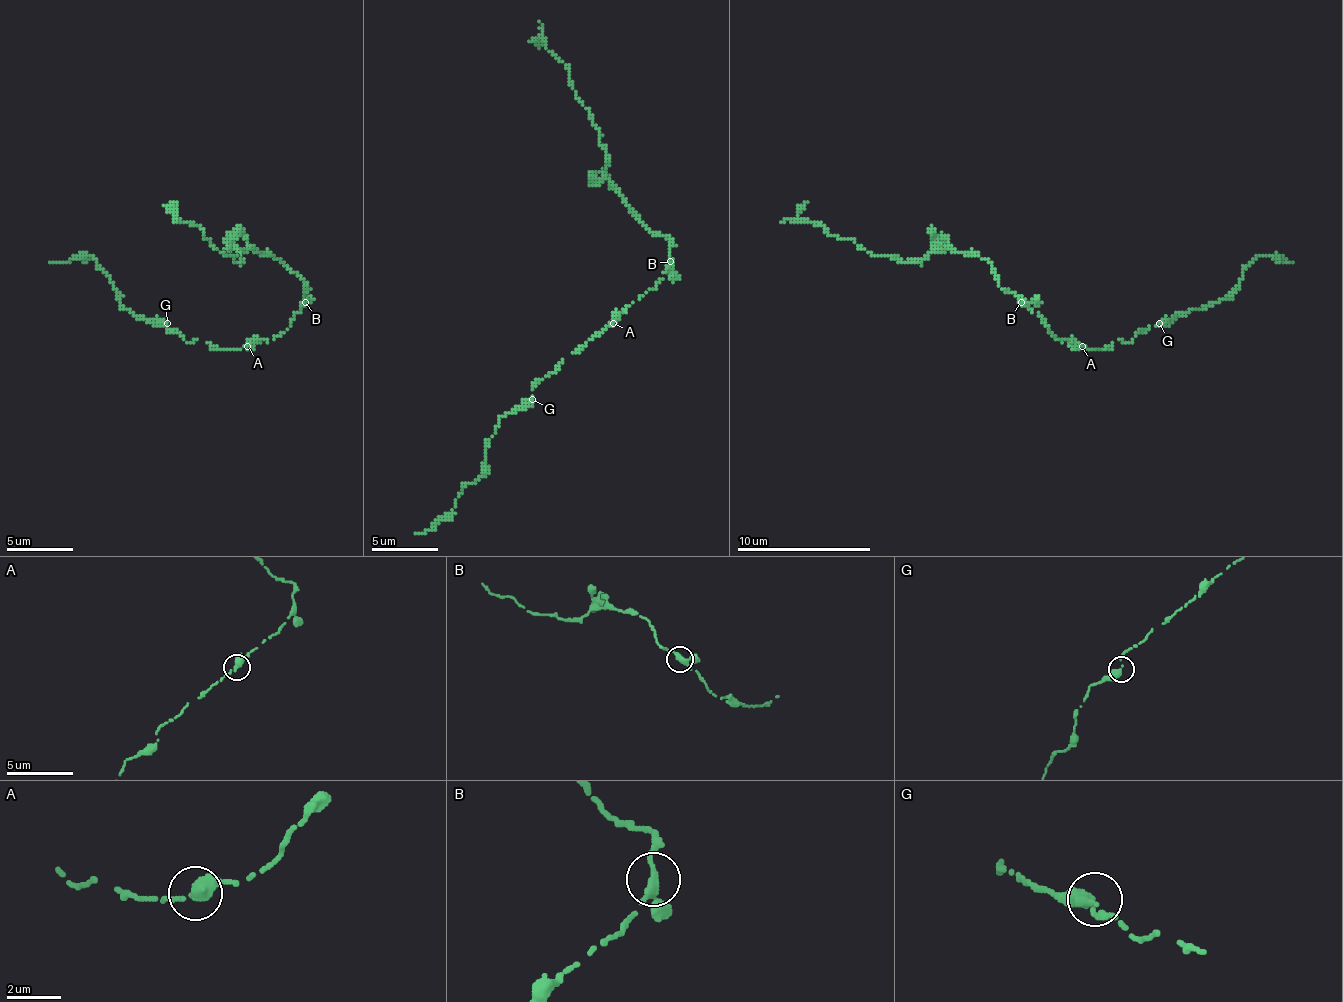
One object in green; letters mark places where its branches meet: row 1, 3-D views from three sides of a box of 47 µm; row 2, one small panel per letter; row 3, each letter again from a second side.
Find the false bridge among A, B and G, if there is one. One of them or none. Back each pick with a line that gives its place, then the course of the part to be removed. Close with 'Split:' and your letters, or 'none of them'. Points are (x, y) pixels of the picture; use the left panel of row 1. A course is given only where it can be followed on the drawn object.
B: (305, 302) | (304, 302), (304, 286), (281, 259), (244, 249), (240, 262), (224, 256), (197, 225), (180, 222), (173, 202)
Split: B

